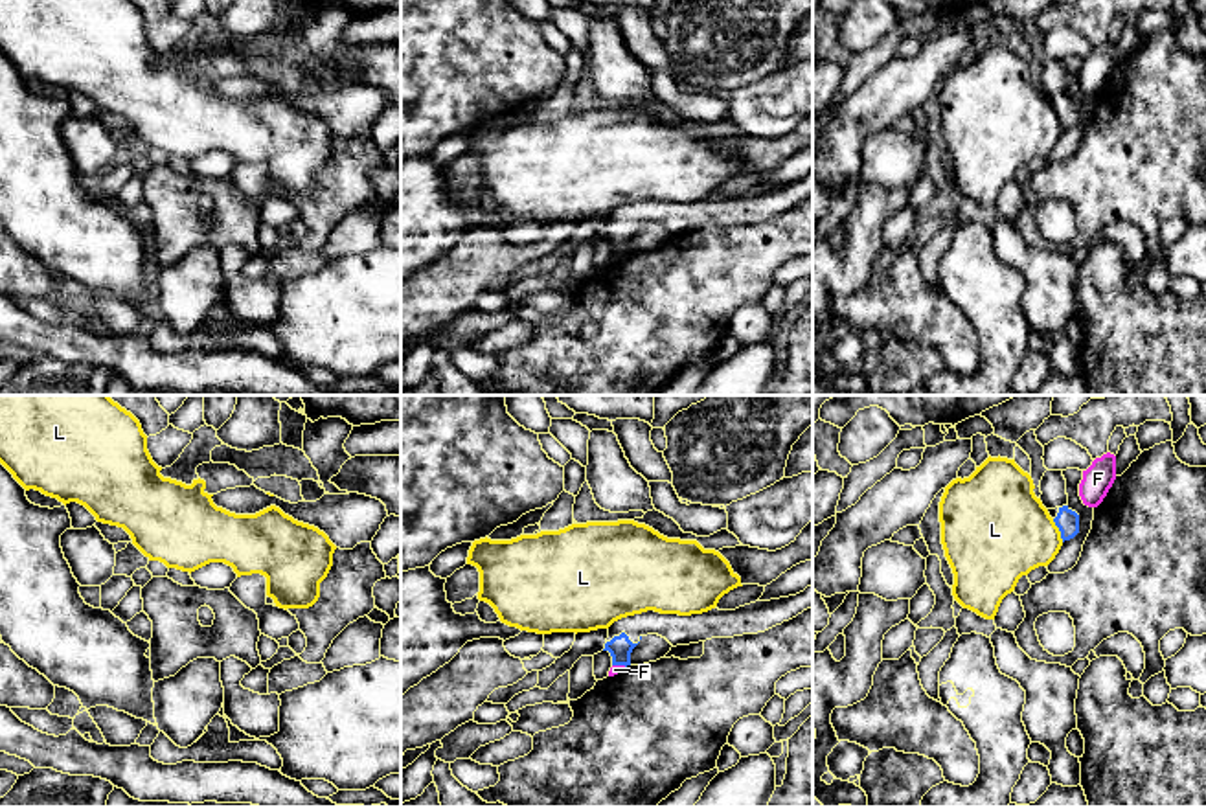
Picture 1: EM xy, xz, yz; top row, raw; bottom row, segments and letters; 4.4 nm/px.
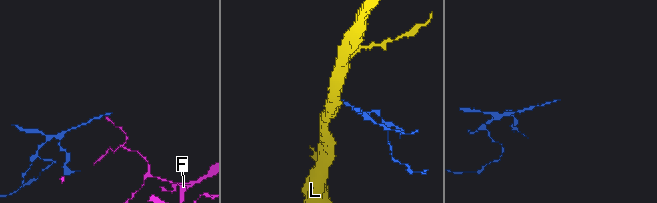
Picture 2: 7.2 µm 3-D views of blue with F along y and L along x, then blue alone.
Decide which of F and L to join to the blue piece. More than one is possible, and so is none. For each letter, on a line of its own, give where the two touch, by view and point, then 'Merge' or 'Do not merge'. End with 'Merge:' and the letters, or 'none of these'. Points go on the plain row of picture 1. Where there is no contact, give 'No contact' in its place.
F: Touches blue at xz (620, 252). Do not merge
L: Touches blue at yz (1059, 118). Do not merge
Merge: none of these

